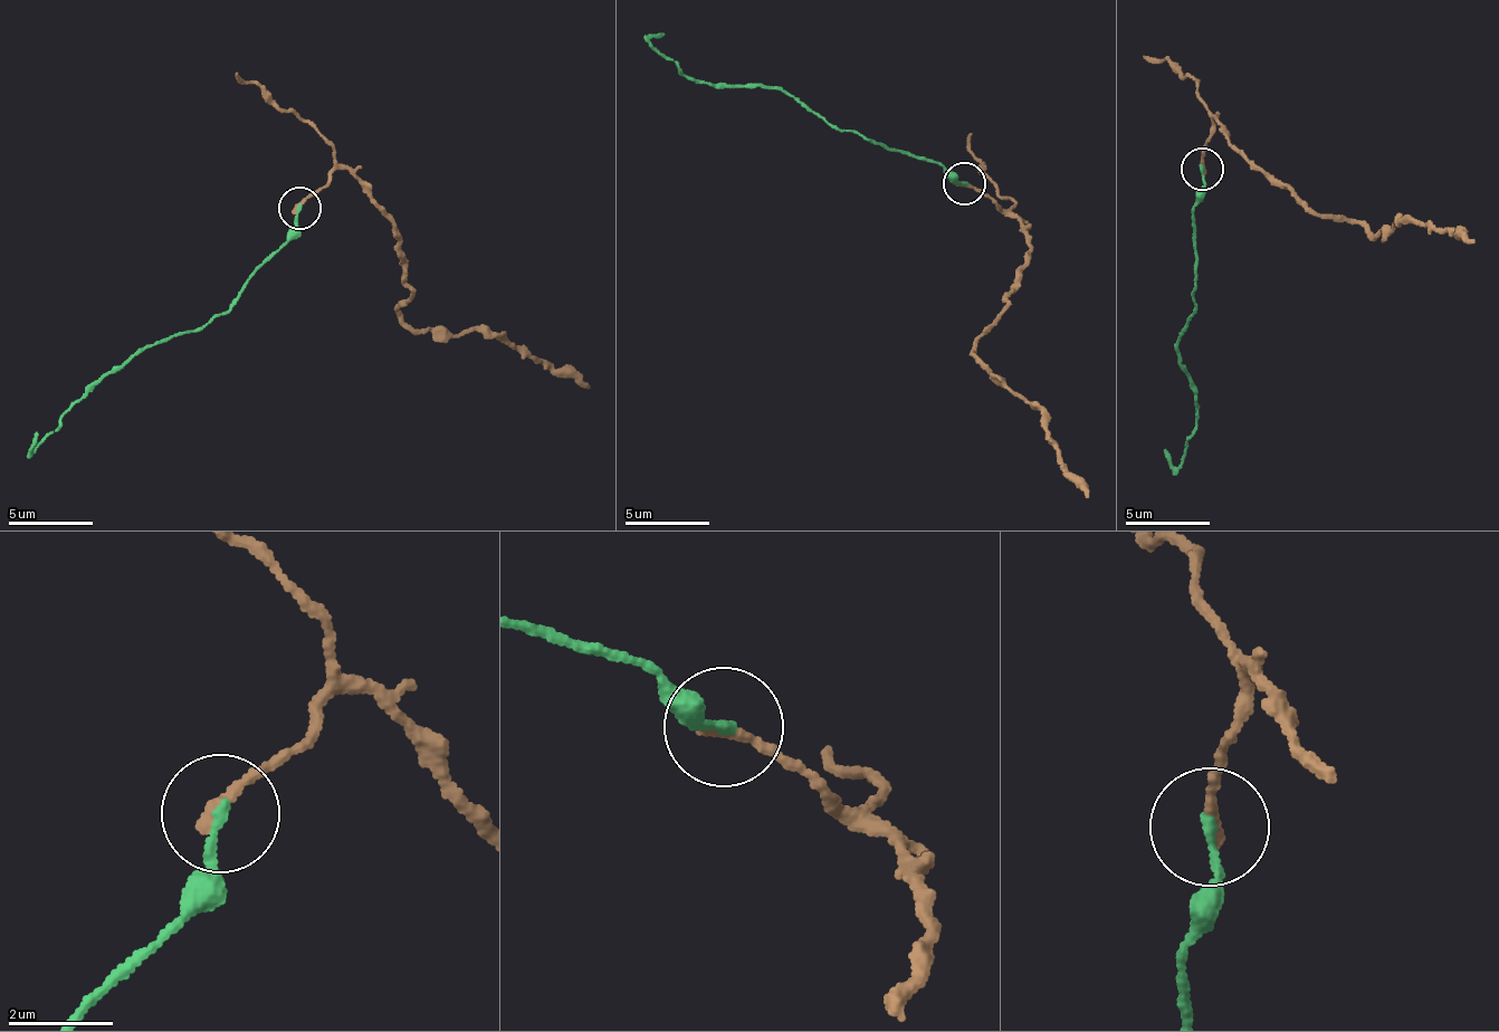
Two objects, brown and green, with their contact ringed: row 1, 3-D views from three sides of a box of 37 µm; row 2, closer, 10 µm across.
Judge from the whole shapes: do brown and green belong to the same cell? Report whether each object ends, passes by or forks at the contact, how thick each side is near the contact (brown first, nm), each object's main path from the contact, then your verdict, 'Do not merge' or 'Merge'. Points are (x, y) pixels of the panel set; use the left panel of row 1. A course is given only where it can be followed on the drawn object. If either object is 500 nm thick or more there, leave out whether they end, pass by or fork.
At the ring brown ends. At the ring green ends. Thickness 260 nm (brown) against 170 nm. Course of brown: (297, 209), (343, 170), (395, 237), (410, 293), (398, 308), (404, 319), (494, 334), (590, 389). Course of green: (297, 209), (293, 237), (223, 312), (141, 350), (105, 373), (67, 412), (60, 427), (28, 449), (37, 430). Do not merge

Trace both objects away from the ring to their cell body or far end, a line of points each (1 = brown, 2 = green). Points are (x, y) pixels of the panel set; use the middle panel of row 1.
1: (963, 182), (1013, 216), (1029, 237), (1004, 307), (977, 341), (975, 356), (1039, 412), (1044, 439), (1088, 496)
2: (963, 182), (862, 139), (781, 91), (738, 88), (689, 80), (647, 41), (665, 36)

